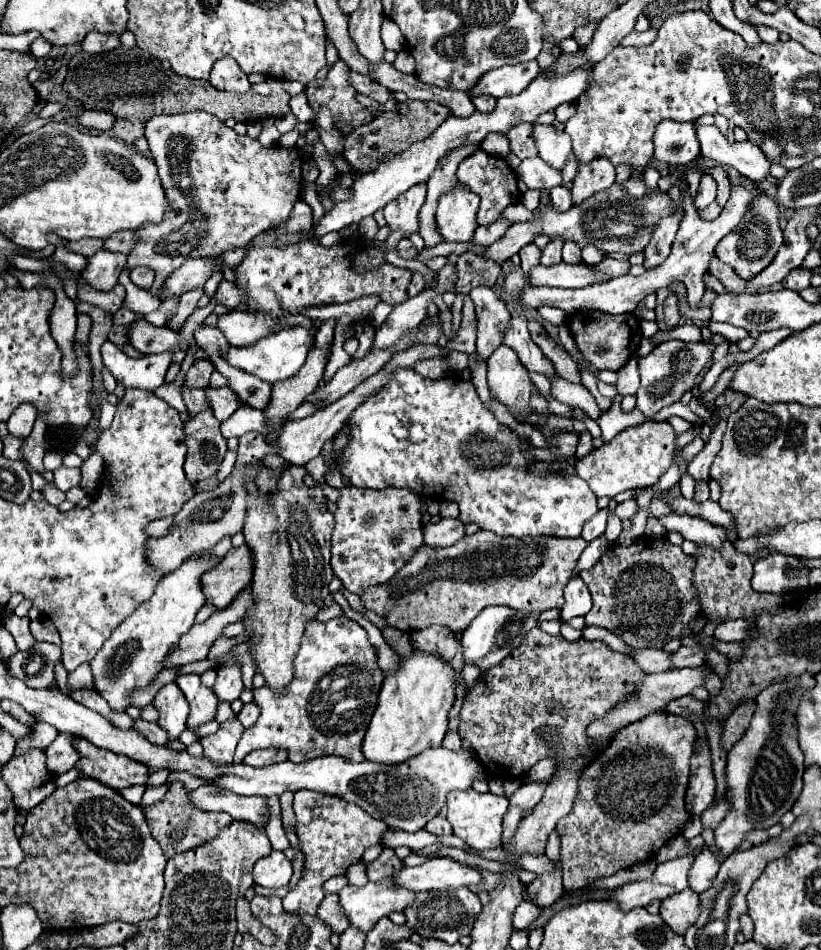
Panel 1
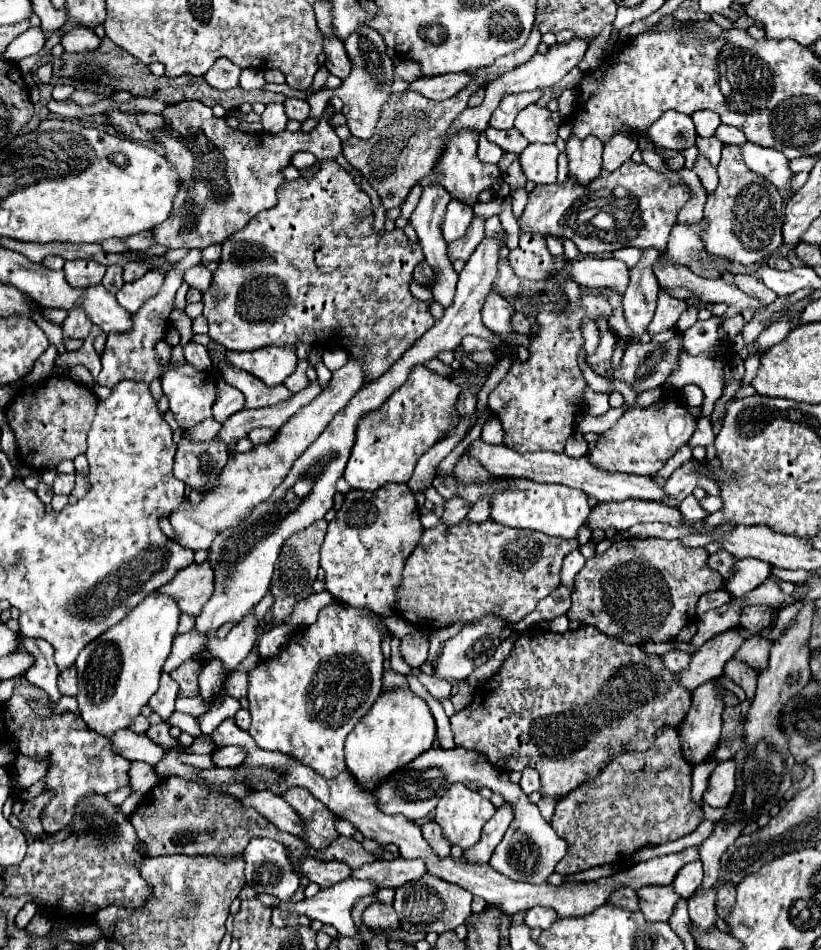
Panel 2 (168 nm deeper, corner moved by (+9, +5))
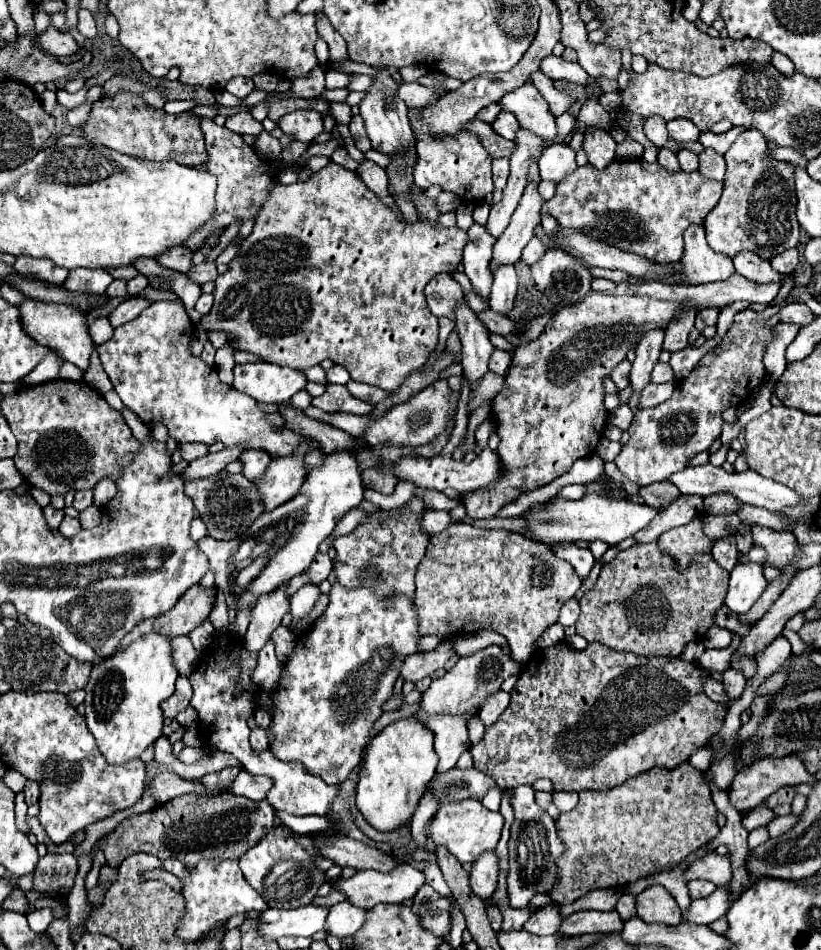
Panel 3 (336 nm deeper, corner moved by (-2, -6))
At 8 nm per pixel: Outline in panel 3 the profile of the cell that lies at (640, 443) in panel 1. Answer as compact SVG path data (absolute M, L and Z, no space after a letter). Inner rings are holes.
M751 309L739 311L733 319L733 325L723 335L723 339L713 349L713 353L707 353L695 365L695 369L689 373L689 377L677 381L673 395L665 403L659 403L653 409L641 409L635 415L635 419L629 427L631 439L615 459L621 473L627 475L627 479L637 483L637 485L651 485L655 481L667 479L671 473L683 471L691 457L695 457L701 451L707 451L711 447L711 443L721 435L721 425L725 423L721 413L729 407L739 407L767 379L767 369L763 365L763 355L765 355L767 343L771 343L773 339L775 339L775 331L771 327L767 327L765 319L761 319Z

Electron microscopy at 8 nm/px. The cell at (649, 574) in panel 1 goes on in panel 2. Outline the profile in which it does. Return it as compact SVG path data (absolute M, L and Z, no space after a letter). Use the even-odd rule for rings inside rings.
M624 538L614 542L604 554L586 560L586 566L576 576L576 590L572 594L572 608L568 610L570 620L580 620L598 628L602 634L622 640L624 644L646 644L646 642L670 642L676 634L696 616L696 602L702 594L722 588L722 576L706 566L704 548L686 548L678 540L660 538Z

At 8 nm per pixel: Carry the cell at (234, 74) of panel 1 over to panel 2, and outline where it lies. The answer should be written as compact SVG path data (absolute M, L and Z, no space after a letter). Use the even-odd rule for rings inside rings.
M222 58L214 62L214 66L206 72L204 78L216 90L230 90L238 86L238 76L240 76L240 68L230 60Z

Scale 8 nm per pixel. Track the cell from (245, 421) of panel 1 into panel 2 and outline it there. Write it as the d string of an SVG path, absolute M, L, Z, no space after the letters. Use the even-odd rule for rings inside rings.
M206 418L206 420L202 420L202 424L196 424L194 428L186 430L184 434L190 436L192 440L210 440L210 438L216 438L220 430L222 430L220 422L216 422L214 418Z

